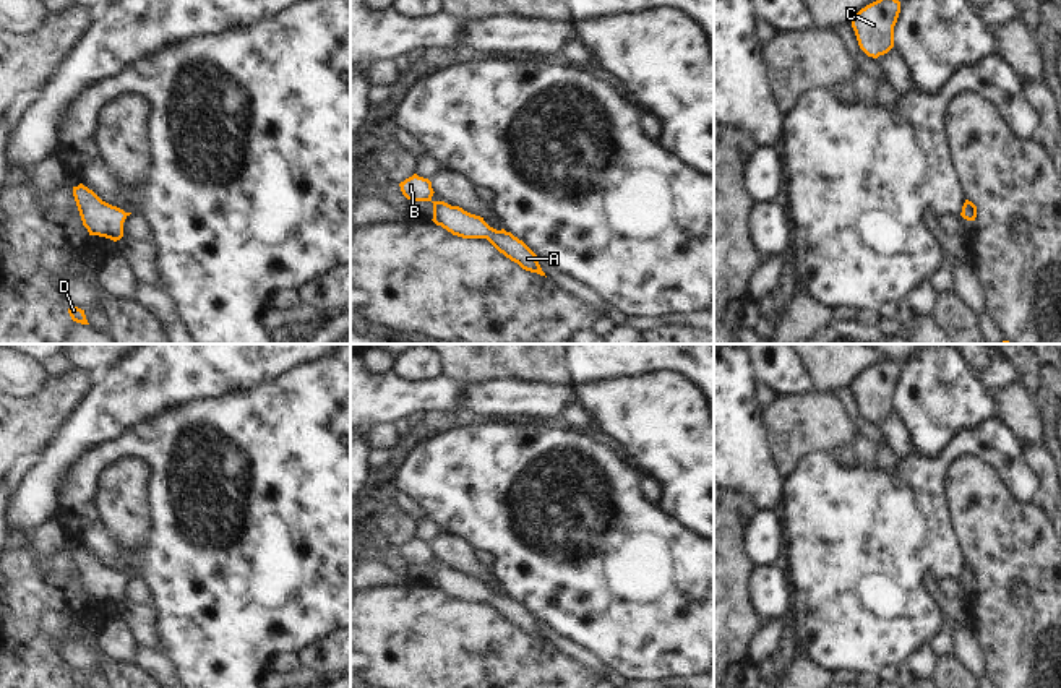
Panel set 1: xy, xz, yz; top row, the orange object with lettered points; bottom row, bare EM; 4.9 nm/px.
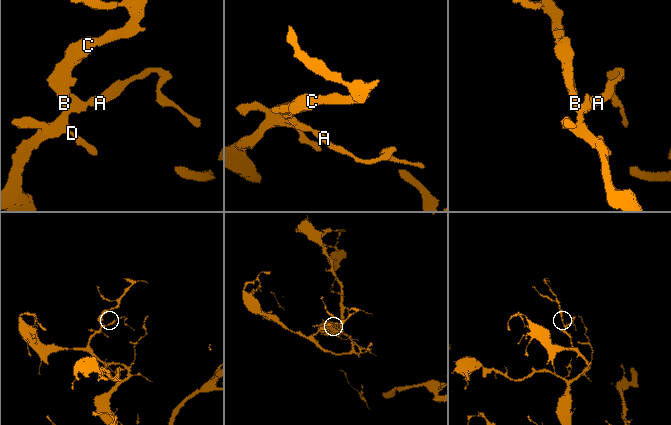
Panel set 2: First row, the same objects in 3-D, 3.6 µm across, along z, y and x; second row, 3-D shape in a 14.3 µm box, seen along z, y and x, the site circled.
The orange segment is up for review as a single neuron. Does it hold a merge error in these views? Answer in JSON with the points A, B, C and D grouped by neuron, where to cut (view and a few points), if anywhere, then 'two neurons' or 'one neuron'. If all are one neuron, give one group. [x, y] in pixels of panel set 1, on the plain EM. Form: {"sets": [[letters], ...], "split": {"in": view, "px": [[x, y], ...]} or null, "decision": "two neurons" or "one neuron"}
{"sets": [["A", "B", "C", "D"]], "split": null, "decision": "one neuron"}

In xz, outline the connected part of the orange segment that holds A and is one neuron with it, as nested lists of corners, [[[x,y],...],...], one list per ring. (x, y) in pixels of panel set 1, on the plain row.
[[[414,537],[399,547],[402,558],[414,565],[433,566],[433,586],[441,589],[453,599],[462,602],[487,602],[500,617],[518,626],[522,633],[545,639],[537,618],[518,600],[505,592],[490,591],[483,581],[470,578],[459,570],[451,570],[445,565],[433,565],[433,552],[428,542]]]

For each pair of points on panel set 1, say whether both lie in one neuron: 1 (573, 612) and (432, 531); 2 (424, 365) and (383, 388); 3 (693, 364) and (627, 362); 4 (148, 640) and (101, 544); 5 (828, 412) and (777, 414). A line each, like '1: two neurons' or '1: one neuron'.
1: two neurons
2: two neurons
3: one neuron
4: two neurons
5: one neuron

